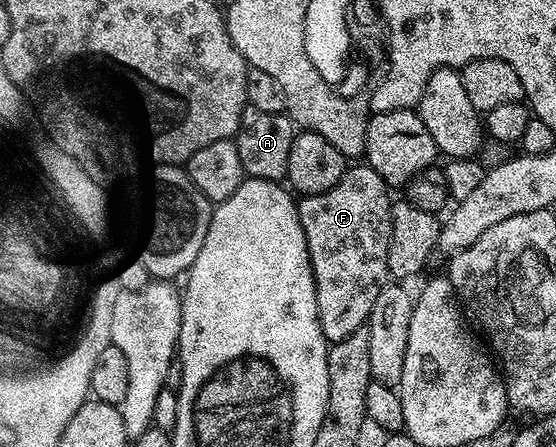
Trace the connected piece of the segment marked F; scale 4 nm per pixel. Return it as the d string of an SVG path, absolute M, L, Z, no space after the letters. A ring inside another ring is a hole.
M356 163L330 187L330 191L310 193L298 201L300 222L306 235L312 270L318 295L318 317L322 335L329 343L350 339L350 335L361 332L367 326L370 311L374 311L374 299L378 291L389 284L387 253L391 243L393 195L390 186L367 163Z

